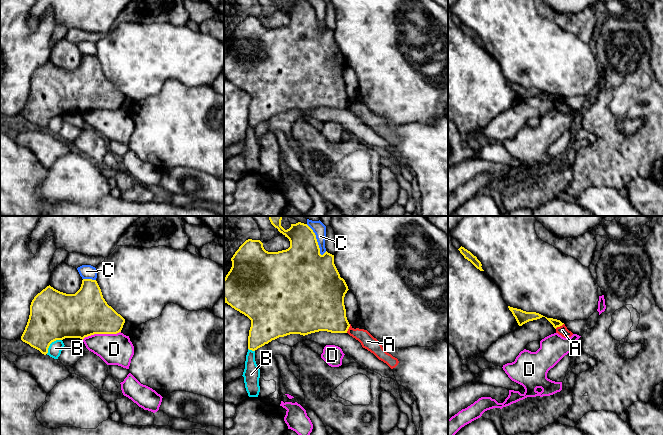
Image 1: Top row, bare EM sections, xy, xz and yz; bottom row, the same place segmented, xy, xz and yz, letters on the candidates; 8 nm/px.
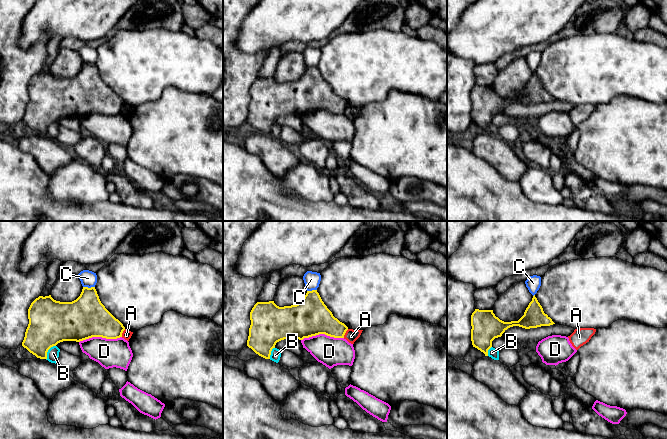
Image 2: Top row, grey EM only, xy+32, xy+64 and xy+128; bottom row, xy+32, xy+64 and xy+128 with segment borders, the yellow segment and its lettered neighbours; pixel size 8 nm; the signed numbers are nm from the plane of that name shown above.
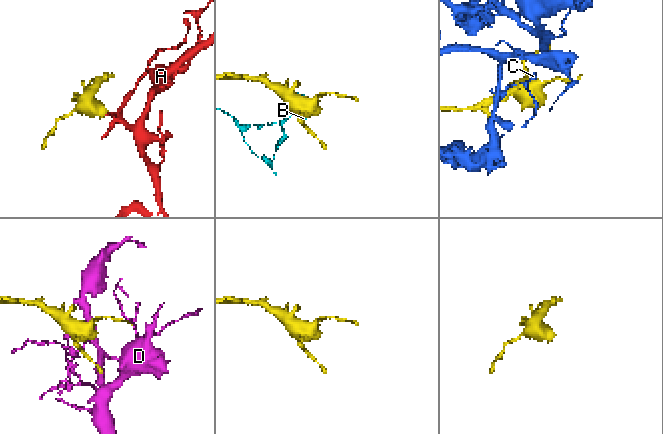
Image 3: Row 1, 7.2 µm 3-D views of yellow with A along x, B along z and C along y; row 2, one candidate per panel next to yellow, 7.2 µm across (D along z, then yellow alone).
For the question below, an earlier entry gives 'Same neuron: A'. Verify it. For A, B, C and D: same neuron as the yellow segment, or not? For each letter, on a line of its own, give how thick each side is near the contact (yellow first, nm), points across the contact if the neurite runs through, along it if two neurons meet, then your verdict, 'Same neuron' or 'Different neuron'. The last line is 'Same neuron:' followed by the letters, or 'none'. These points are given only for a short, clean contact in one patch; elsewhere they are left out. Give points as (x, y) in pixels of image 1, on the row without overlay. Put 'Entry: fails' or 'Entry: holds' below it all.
A: Thickness 340 nm (yellow) against 120 nm. Boundary: xz (350, 100), (346, 108). Different neuron
B: Thickness 400 nm (yellow) against 110 nm. Different neuron
C: Thickness 380 nm (yellow) against 100 nm. Different neuron
D: Thickness 360 nm (yellow) against 260 nm. Different neuron
Same neuron: none
Entry: fails

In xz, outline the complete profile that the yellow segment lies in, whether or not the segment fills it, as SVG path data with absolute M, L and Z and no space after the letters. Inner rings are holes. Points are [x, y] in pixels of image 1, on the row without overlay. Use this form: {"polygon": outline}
{"polygon": "M272 0L272 1L275 4L277 4L280 9L282 9L285 13L289 15L290 23L286 26L278 28L268 28L264 25L263 19L260 16L248 15L239 23L239 25L235 28L235 30L231 34L232 43L228 48L228 50L226 51L226 53L224 54L225 79L227 79L240 89L244 90L251 96L251 103L248 112L248 125L255 127L258 124L264 122L265 120L268 120L272 116L290 110L300 110L305 112L319 107L327 107L331 109L347 109L350 100L346 93L344 73L349 65L345 56L340 53L340 50L334 40L334 31L328 29L327 27L323 31L320 30L320 24L316 15L316 11L307 0L291 0L291 3L287 6L285 6L281 2L281 0Z"}

